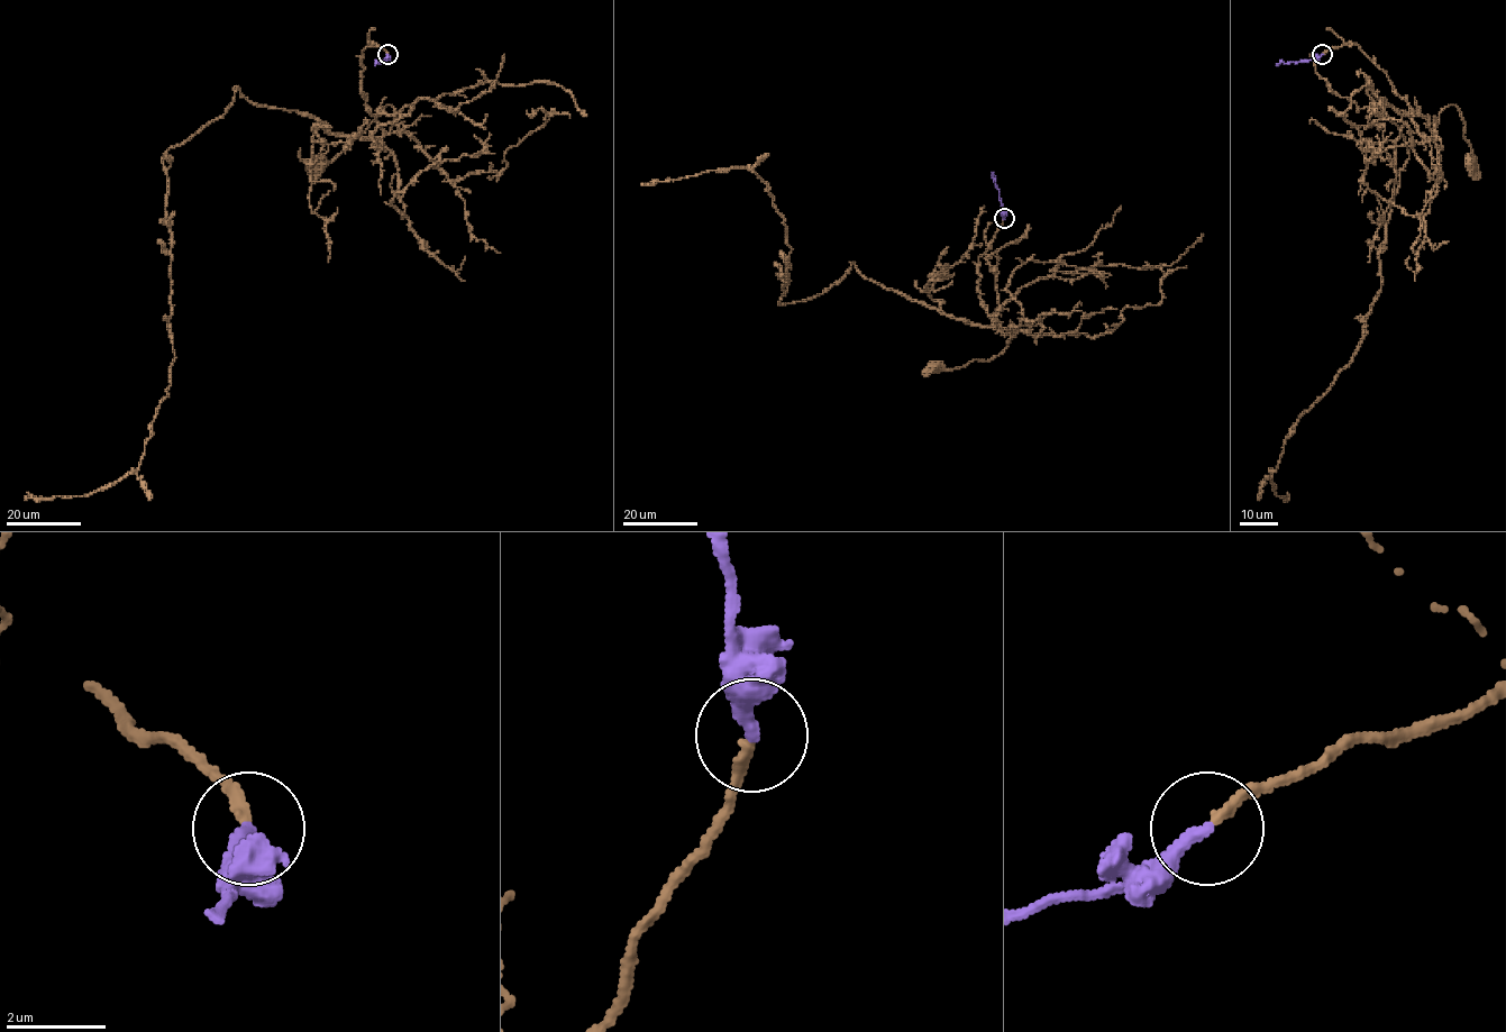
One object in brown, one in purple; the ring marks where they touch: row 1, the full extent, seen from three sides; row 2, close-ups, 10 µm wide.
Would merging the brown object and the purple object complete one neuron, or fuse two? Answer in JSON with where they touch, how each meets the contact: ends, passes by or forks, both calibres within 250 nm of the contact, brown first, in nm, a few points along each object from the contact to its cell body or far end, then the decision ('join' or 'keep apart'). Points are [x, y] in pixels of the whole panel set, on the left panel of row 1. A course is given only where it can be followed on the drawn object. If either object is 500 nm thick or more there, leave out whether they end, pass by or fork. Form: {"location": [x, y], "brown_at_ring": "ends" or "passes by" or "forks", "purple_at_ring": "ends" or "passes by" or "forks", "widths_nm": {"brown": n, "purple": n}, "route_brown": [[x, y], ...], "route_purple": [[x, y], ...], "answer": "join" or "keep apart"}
{"location": [388, 54], "brown_at_ring": "ends", "purple_at_ring": "ends", "widths_nm": {"brown": 220, "purple": 320}, "route_brown": [[388, 54], [376, 44], [362, 51], [361, 89], [390, 131], [395, 112], [389, 106], [330, 161], [319, 161]], "route_purple": [[388, 54], [384, 60], [374, 64]], "answer": "join"}

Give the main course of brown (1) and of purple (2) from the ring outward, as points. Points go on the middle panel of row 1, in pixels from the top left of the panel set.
1: (1004, 218), (978, 257), (977, 289), (989, 318), (1012, 336), (1009, 343), (987, 361), (947, 370), (936, 365)
2: (1004, 218), (991, 172)

